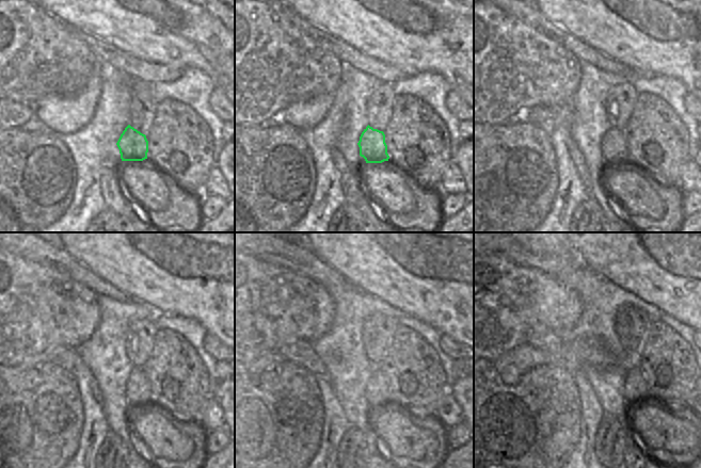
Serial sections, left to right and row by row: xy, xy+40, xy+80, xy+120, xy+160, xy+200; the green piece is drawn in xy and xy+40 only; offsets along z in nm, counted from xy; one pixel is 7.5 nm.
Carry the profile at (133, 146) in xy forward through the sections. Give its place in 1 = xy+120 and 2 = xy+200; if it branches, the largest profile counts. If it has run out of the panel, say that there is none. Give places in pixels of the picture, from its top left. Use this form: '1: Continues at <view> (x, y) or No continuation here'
1: Continues at xy+120 (138, 390)
2: Continues at xy+200 (635, 388).

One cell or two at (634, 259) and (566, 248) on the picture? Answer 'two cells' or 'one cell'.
two cells

